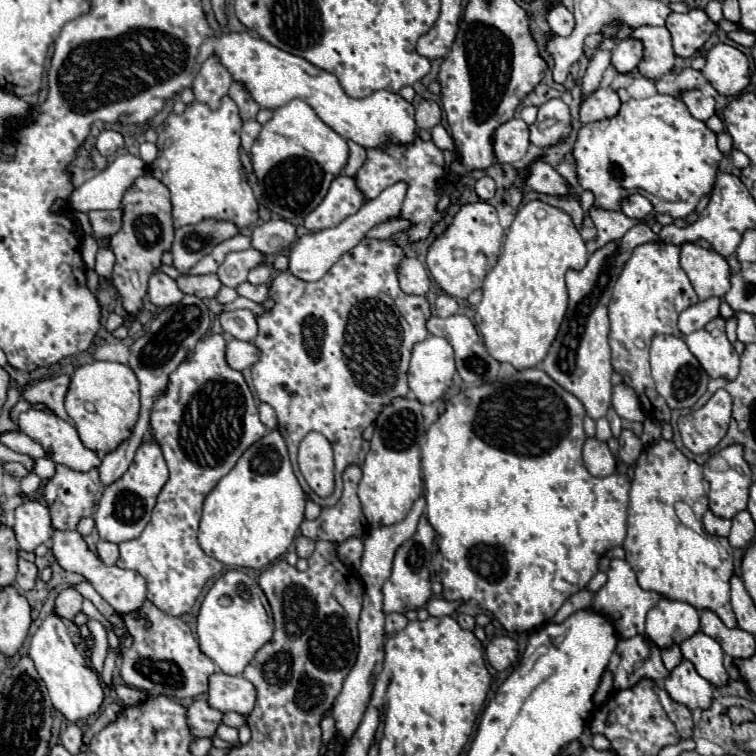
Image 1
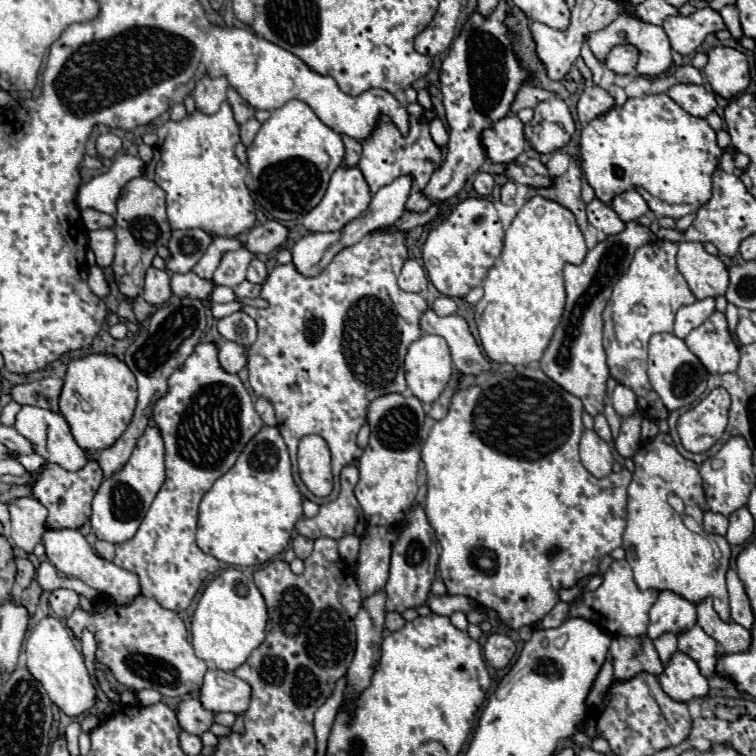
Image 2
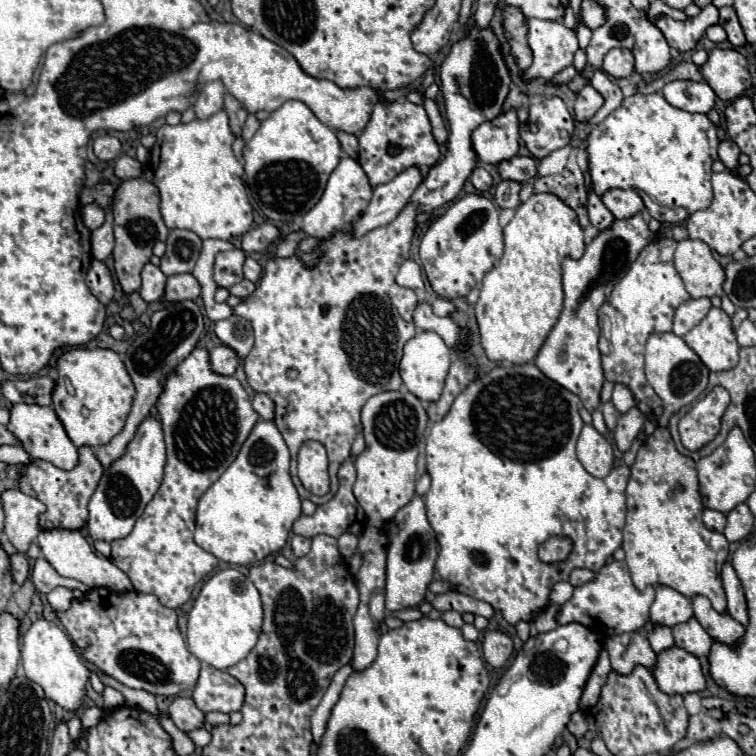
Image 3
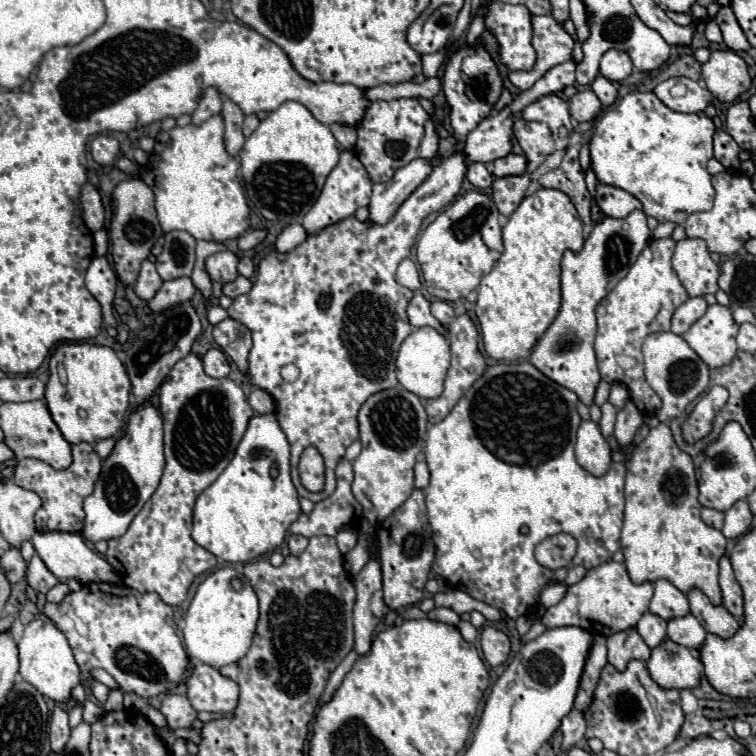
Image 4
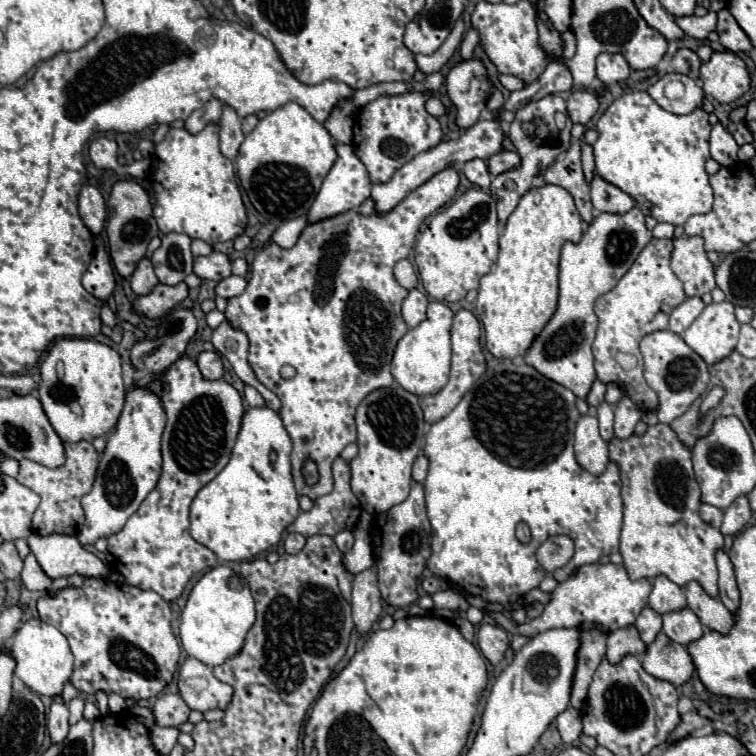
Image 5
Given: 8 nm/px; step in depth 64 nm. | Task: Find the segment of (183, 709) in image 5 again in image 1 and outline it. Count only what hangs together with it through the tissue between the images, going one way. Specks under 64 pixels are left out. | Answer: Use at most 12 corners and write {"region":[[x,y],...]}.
{"region":[[196,698],[186,710],[186,722],[196,738],[214,736],[222,712]]}

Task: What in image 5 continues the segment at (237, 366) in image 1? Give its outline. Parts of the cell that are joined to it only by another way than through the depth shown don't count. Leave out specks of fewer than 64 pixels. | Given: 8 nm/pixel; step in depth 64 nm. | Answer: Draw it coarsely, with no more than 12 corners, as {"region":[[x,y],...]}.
{"region":[[200,352],[196,366],[206,380],[220,380],[222,360],[216,352]]}

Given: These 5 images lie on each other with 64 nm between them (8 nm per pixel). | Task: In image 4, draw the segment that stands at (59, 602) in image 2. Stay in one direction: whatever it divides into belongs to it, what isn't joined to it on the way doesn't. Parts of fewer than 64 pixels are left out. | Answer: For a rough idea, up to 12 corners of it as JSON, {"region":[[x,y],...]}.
{"region":[[64,582],[46,594],[48,602],[58,602],[70,592]]}

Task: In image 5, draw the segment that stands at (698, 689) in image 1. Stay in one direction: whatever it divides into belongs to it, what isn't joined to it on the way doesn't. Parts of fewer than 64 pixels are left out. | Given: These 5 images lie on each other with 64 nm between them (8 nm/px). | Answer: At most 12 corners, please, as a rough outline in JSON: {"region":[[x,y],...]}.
{"region":[[660,632],[640,656],[644,670],[676,686],[696,670],[682,644]]}

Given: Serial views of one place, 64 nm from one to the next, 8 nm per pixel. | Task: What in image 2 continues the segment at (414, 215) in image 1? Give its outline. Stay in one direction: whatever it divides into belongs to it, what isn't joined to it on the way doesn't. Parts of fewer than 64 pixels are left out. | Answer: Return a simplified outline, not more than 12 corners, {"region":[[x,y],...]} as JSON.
{"region":[[408,104],[406,136],[386,114],[362,140],[362,170],[372,192],[398,176],[414,176],[410,212],[442,152],[430,138],[424,108]]}

